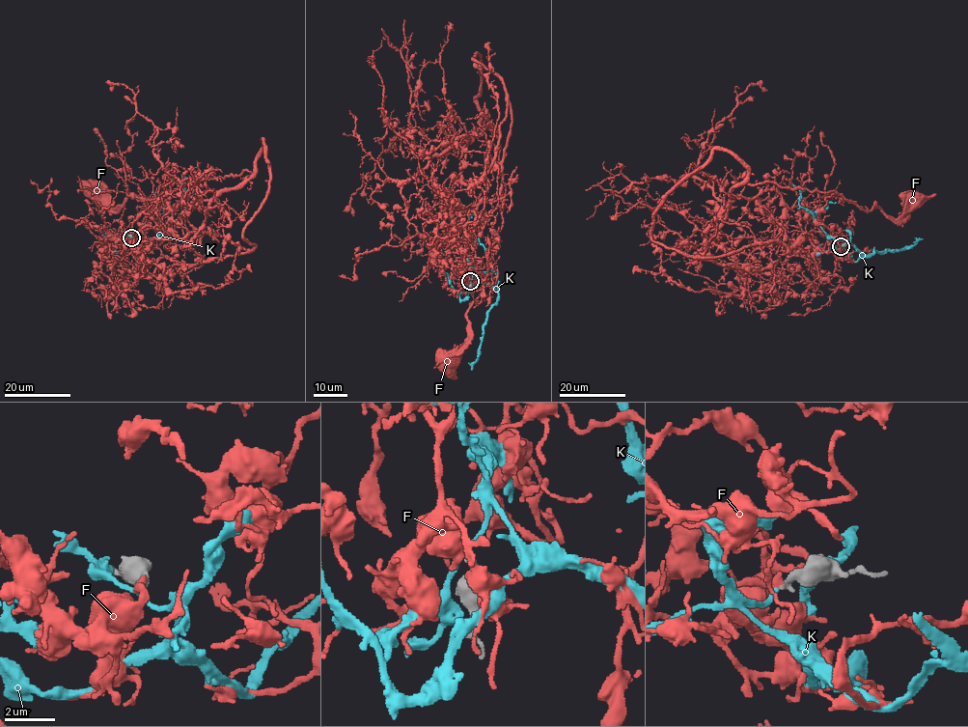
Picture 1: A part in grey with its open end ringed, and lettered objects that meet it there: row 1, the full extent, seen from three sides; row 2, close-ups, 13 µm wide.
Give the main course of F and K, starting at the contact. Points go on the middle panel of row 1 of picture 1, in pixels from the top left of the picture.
F: (470, 281), (460, 242), (501, 206), (456, 179), (486, 126), (498, 140), (502, 226), (467, 339), (447, 360)
K: (470, 281), (473, 275), (498, 290), (494, 268), (478, 238), (479, 217), (477, 213), (467, 215), (466, 208)

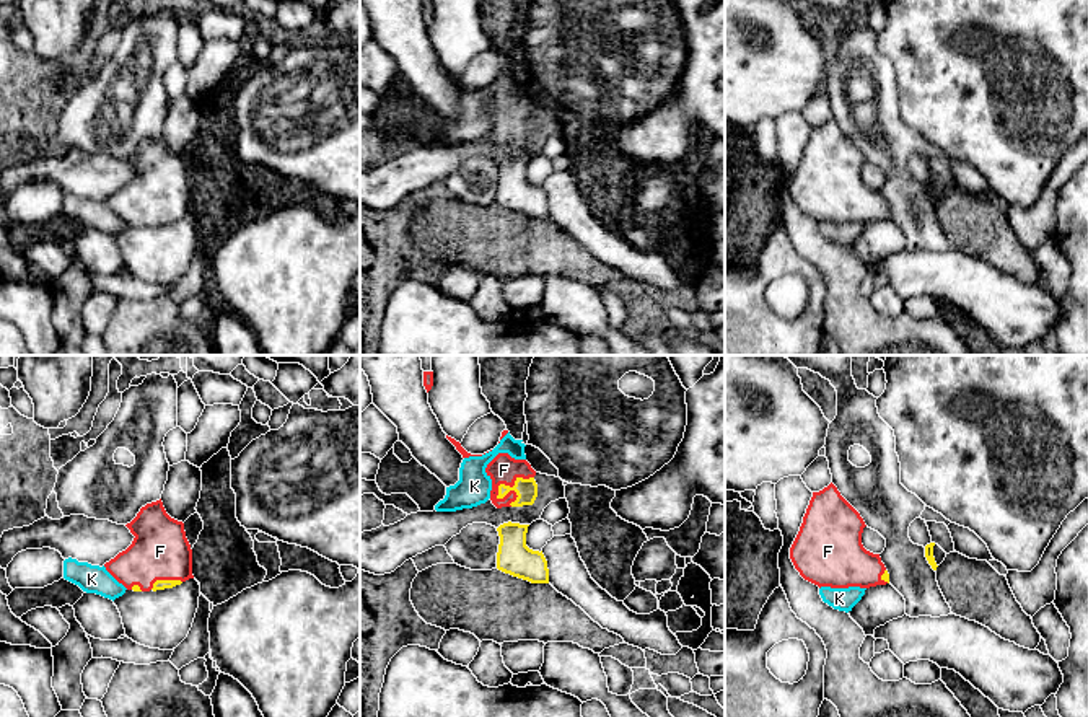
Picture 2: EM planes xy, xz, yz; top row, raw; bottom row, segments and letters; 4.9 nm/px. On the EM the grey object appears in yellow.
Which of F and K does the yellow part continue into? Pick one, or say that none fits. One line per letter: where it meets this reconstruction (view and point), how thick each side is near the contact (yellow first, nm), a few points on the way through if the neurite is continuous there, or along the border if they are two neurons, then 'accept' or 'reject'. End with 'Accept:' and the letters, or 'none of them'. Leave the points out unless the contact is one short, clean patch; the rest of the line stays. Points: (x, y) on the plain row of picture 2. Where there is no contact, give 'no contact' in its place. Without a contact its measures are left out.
F: xz (515, 119) | 110/140 nm | across xz (526, 124), (515, 119), (504, 105) | accept
K: no contact | reject
Accept: F

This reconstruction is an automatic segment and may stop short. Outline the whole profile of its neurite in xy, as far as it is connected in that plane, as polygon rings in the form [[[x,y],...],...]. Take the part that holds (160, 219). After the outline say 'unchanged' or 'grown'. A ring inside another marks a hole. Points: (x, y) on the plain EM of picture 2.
[[[161,134],[142,142],[125,161],[135,171],[132,179],[104,202],[127,225],[156,227],[194,213],[184,158],[166,148]]]; grown

